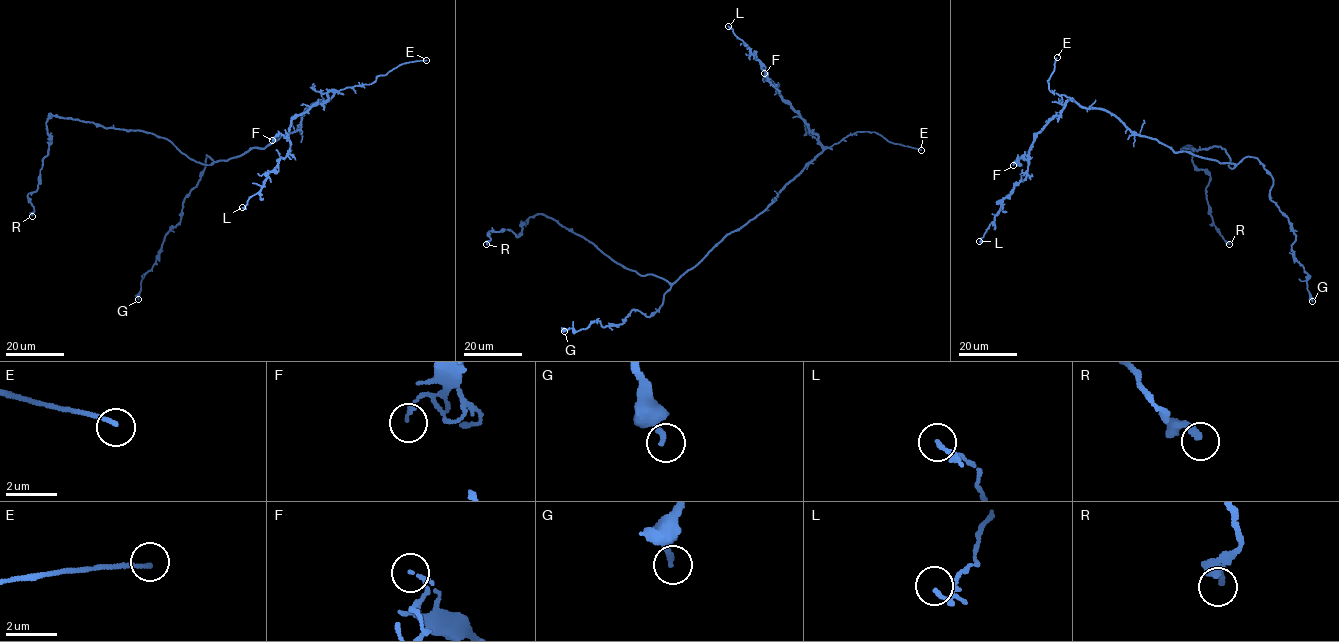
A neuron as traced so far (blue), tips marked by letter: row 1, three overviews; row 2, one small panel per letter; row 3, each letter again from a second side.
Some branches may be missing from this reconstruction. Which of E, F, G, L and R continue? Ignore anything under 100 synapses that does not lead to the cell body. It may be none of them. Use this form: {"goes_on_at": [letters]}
{"goes_on_at": ["E"]}

